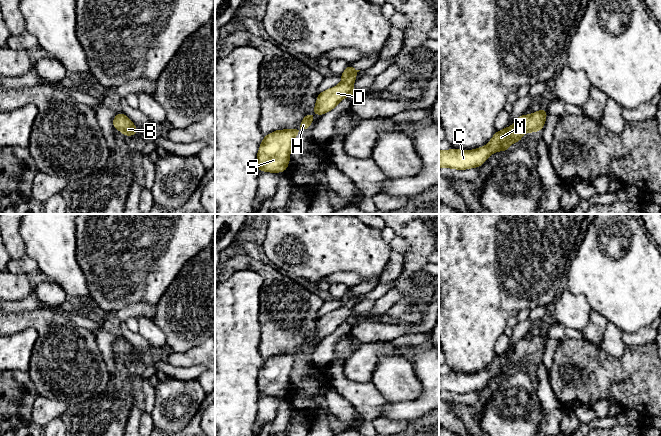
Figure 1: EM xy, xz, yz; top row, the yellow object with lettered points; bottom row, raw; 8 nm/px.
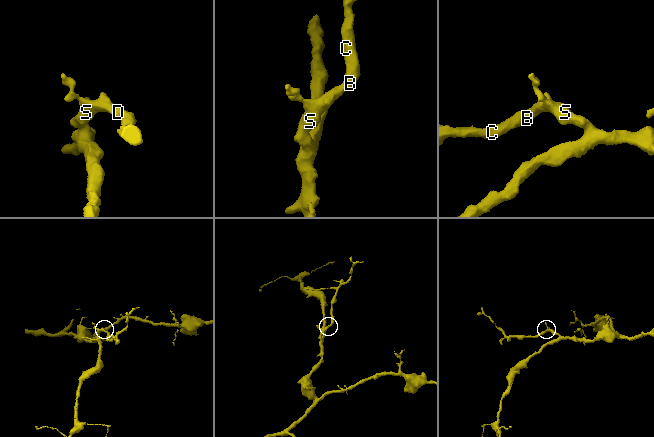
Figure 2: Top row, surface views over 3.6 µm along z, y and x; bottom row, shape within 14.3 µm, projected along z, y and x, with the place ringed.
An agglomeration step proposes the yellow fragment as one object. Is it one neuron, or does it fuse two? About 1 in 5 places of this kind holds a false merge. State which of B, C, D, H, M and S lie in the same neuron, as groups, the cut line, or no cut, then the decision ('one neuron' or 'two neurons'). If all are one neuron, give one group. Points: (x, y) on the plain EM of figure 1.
B C D H M S | no cut | one neuron

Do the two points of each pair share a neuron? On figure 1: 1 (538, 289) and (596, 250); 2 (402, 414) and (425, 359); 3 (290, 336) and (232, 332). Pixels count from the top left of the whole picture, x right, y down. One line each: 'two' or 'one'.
1: two
2: one
3: two

